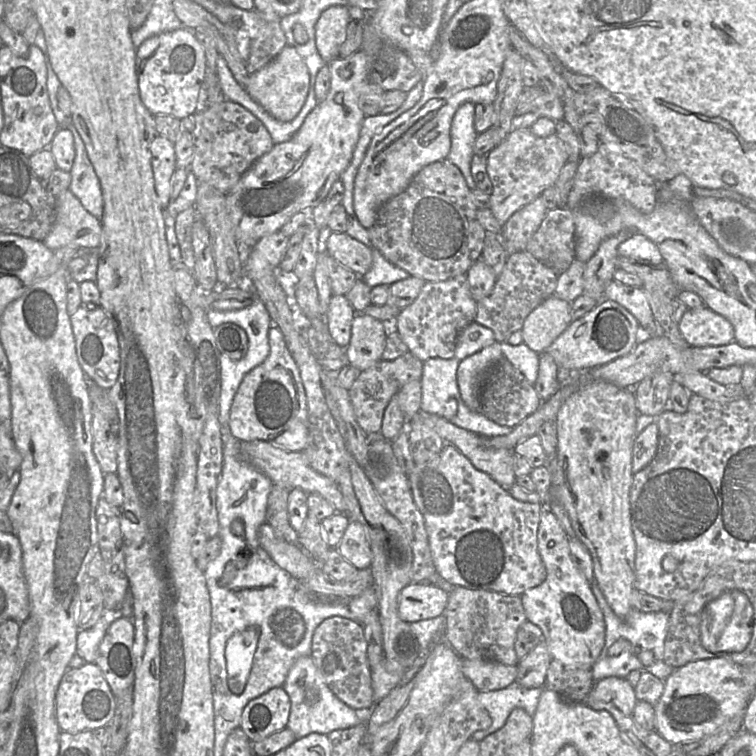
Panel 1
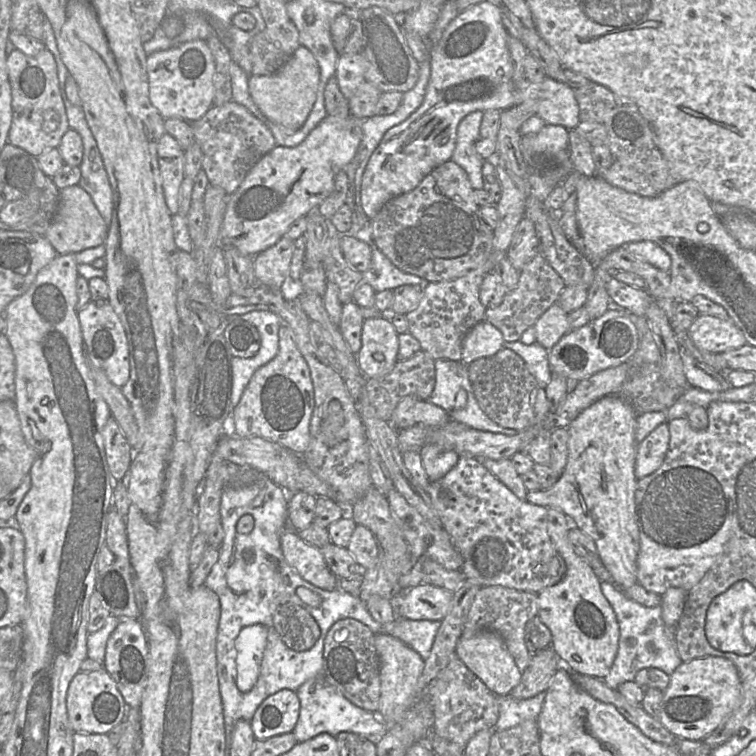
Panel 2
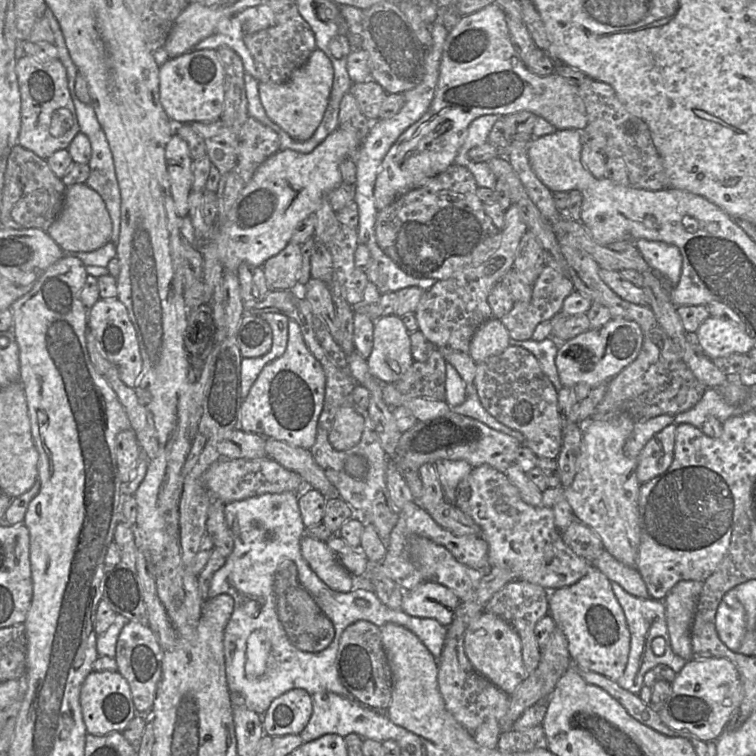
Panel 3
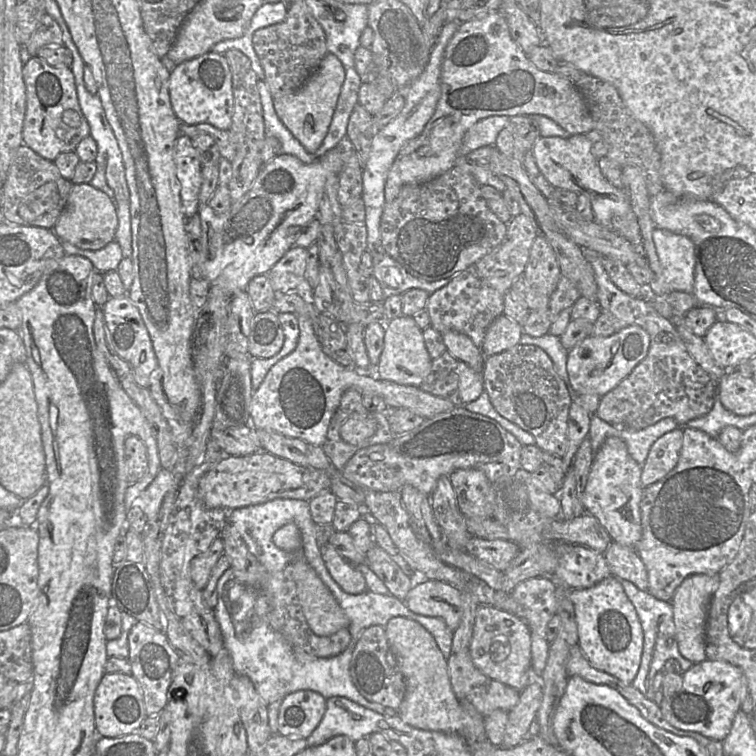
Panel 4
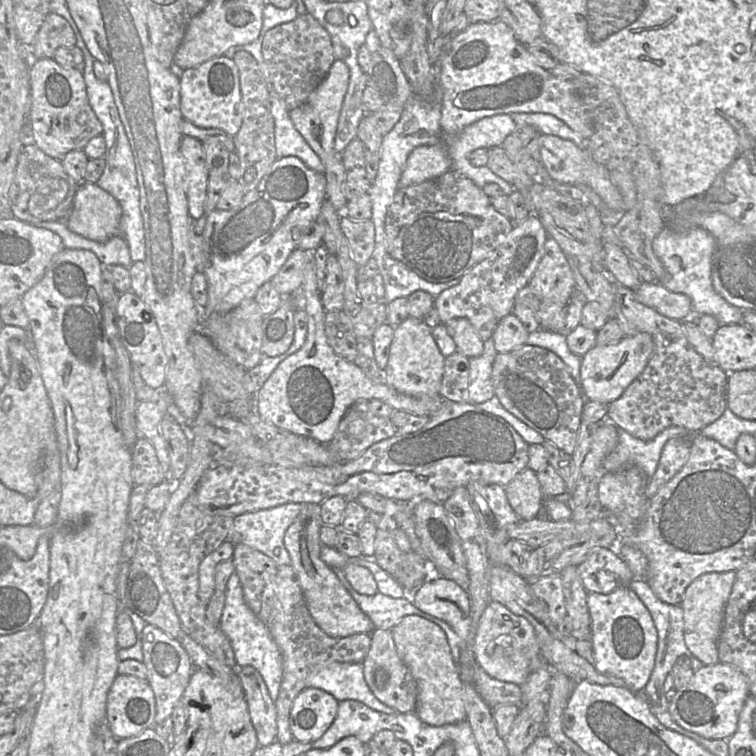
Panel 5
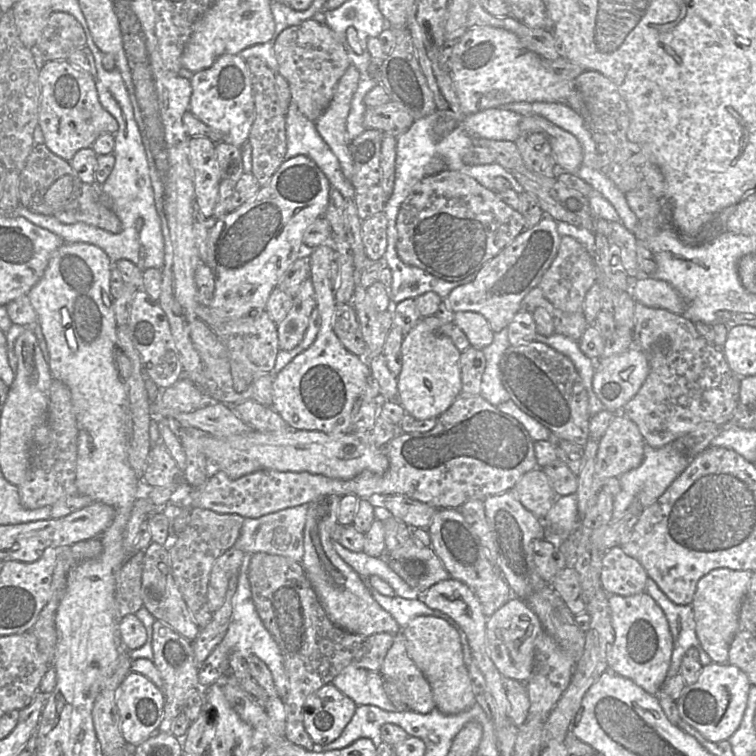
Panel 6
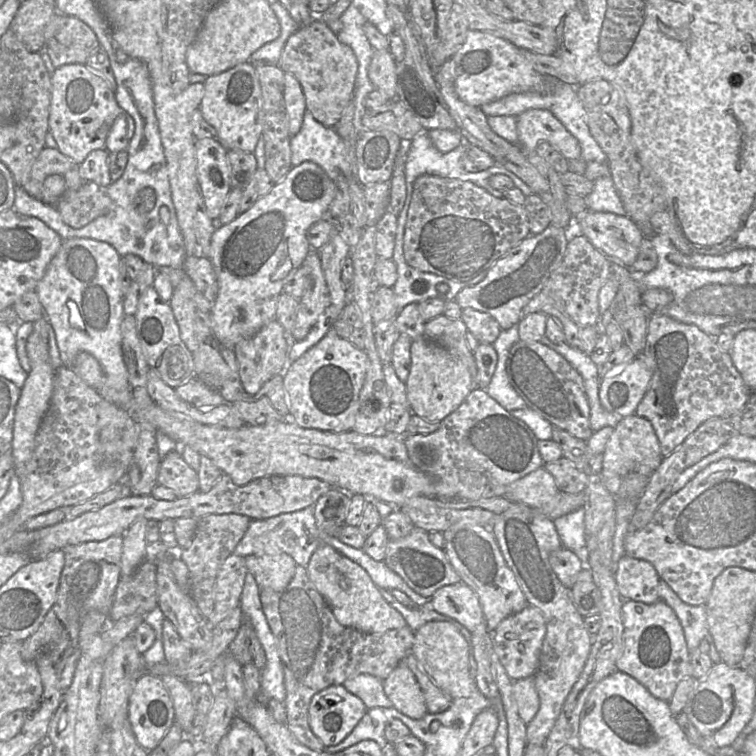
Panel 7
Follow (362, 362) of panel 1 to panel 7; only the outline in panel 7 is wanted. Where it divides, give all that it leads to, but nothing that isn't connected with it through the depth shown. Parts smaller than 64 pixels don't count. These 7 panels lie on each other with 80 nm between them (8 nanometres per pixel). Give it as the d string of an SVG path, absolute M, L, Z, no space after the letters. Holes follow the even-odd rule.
M426 337L413 339L410 353L411 363L405 381L408 409L429 422L441 422L475 389L474 377L459 357Z

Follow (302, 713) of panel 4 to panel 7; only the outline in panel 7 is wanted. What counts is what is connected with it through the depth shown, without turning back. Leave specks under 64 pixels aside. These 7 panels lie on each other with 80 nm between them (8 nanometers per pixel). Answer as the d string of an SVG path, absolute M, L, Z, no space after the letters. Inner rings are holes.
M332 685L318 692L309 706L309 725L328 746L340 744L358 725L368 708L343 685Z

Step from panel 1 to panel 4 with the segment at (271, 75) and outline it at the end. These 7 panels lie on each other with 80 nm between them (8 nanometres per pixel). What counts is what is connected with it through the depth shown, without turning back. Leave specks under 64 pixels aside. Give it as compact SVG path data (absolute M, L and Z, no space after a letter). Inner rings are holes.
M328 53L298 91L273 99L279 119L308 152L315 153L322 145L344 80L345 69L341 61L335 55Z

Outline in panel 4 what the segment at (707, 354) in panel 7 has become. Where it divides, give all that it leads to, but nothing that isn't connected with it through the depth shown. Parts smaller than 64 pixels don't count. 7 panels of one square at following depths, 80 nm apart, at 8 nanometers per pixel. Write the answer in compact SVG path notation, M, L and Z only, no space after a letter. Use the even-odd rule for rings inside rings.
M594 272L597 284L596 304L616 325L616 332L630 325L642 327L650 337L650 346L646 357L615 388L600 397L594 416L620 428L630 430L644 429L664 418L673 418L680 427L693 419L709 413L718 398L718 381L704 371L691 357L681 339L675 322L662 317L644 297L632 297L617 288L607 273L599 276Z

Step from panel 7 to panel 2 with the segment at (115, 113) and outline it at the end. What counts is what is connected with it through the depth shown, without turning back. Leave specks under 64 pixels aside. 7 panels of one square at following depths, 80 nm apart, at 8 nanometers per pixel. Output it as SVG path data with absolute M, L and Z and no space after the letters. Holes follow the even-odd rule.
M12 48L7 56L7 70L12 96L12 122L8 143L35 157L58 148L70 126L54 55L45 49L37 55L28 56Z

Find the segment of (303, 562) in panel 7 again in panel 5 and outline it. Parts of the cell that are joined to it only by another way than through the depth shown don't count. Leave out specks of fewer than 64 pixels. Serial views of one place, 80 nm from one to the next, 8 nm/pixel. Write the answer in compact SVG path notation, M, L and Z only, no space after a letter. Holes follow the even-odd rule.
M287 503L273 508L248 512L233 517L233 527L229 541L233 544L244 544L265 555L281 565L290 565L290 554L284 546L283 538L288 527L297 519L303 506L301 503Z

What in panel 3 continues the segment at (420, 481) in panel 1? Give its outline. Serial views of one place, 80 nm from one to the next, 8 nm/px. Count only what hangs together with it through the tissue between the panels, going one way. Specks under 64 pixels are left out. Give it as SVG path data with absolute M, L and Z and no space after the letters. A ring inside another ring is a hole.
M484 464L473 467L456 489L454 506L470 516L481 528L481 537L488 544L488 566L507 566L521 579L539 585L547 591L570 586L579 581L588 571L591 563L576 555L561 539L550 507L534 507L525 503L517 488L504 473Z

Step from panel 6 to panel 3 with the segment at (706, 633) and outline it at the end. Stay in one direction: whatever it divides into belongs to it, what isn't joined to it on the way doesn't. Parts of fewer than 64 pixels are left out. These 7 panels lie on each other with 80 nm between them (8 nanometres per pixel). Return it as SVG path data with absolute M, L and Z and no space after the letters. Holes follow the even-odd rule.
M680 581L663 599L672 650L685 660L692 658L691 626L702 586L700 581Z

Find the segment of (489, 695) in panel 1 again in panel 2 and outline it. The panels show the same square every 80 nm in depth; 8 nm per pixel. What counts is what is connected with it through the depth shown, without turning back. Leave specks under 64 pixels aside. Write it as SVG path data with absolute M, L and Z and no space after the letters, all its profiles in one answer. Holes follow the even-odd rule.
M542 692L532 698L515 699L511 695L499 697L499 716L493 732L512 728L525 720L535 720L539 716L545 692Z

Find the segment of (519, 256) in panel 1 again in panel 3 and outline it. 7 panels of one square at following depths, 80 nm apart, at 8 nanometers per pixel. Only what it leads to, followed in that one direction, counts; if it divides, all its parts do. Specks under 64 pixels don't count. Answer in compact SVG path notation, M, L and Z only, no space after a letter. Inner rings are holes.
M546 265L532 285L532 296L529 301L516 301L509 313L500 318L513 340L531 340L531 336L538 324L550 321L562 311L565 298L574 291L574 287L566 274L558 272Z

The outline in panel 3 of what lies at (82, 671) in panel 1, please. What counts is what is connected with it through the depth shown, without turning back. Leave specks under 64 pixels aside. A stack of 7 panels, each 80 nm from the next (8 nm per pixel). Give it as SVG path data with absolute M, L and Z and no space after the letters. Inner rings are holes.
M92 671L81 687L80 705L86 730L92 735L122 732L137 715L130 686L116 671Z

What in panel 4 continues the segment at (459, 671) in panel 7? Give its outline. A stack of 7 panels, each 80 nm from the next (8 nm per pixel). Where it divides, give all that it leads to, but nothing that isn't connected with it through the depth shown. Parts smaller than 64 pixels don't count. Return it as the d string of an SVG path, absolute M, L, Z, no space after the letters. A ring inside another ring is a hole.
M405 617L392 618L384 629L389 649L406 684L405 696L396 715L415 728L458 734L465 739L465 711L452 689L447 657L433 636L421 624Z

